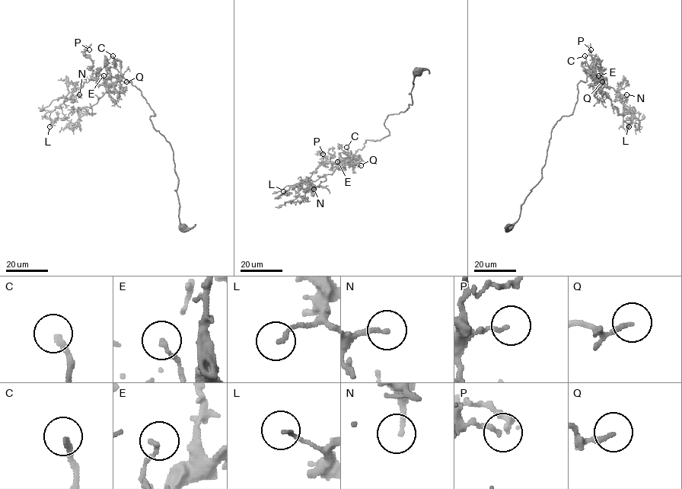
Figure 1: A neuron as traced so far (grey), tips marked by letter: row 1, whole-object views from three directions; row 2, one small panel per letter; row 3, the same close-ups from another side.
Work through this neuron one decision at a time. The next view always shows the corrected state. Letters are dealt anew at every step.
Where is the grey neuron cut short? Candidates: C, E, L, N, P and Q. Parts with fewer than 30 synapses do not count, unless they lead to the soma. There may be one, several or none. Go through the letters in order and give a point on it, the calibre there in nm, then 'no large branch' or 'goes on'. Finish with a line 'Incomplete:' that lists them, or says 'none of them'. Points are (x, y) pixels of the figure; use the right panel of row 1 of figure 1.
C: (584, 55) | 180 nm | goes on
E: (598, 75) | 170 nm | no large branch
L: (629, 126) | 130 nm | no large branch
N: (626, 94) | 150 nm | no large branch
P: (591, 49) | 130 nm | no large branch
Q: (602, 81) | 160 nm | no large branch
Incomplete: C

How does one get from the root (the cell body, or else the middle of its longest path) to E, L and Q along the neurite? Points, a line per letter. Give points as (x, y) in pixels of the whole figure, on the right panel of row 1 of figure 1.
E: (510, 228), (541, 178), (553, 125), (572, 113), (578, 84), (591, 74), (599, 85), (598, 75)
L: (510, 228), (580, 81), (591, 74), (613, 87), (629, 126)
Q: (510, 228), (541, 178), (553, 125), (573, 111), (578, 84), (585, 81), (590, 74), (602, 81)

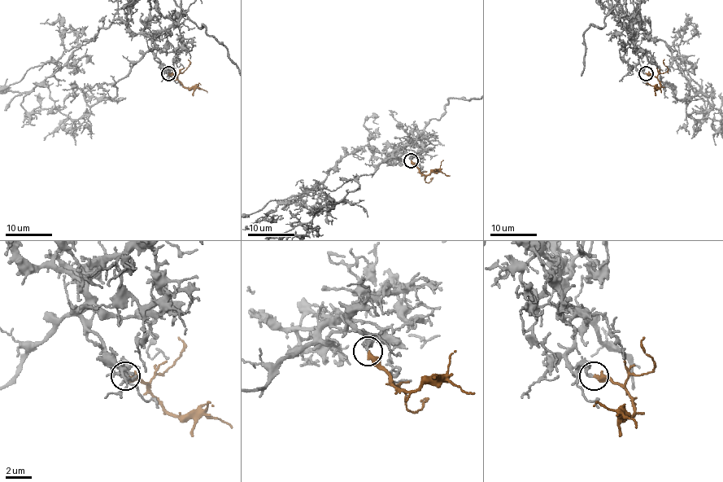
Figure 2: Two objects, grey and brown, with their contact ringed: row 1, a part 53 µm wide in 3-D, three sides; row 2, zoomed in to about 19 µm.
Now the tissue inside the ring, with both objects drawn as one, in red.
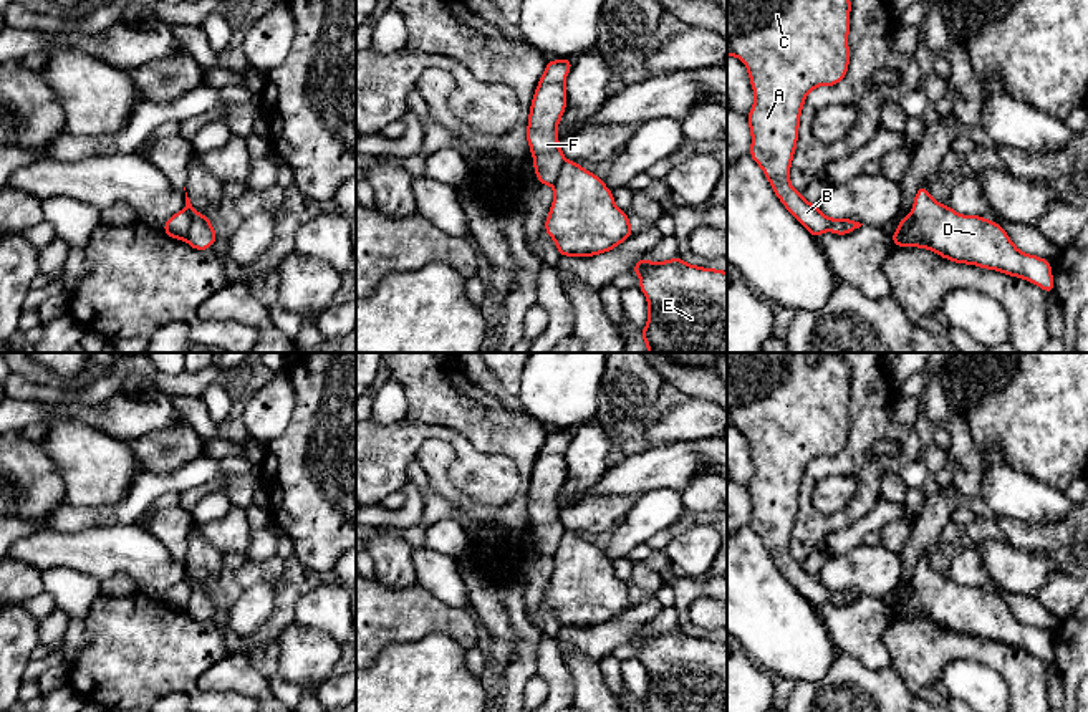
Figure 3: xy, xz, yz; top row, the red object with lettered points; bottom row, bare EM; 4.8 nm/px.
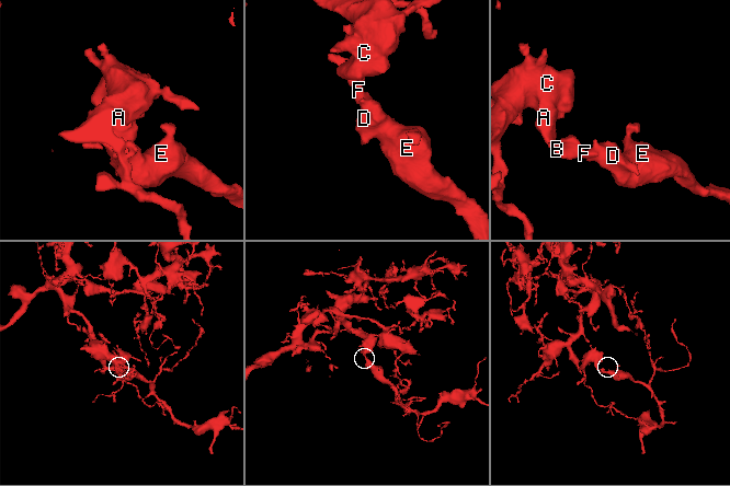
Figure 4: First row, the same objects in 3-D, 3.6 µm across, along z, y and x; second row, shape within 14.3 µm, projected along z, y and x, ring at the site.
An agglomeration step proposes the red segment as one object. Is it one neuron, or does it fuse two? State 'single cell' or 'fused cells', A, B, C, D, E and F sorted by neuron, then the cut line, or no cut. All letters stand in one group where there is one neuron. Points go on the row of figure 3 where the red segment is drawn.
fused cells | A B C F / D E | xy (184, 209), (189, 216), (186, 239)

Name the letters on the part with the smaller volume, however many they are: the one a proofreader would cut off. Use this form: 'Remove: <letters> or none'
Remove: D, E

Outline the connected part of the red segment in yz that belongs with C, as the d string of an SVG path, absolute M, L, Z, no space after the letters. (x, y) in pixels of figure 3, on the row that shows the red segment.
M727 0L727 56L744 61L755 94L747 116L752 132L749 154L785 209L816 238L826 230L846 235L863 225L825 217L792 187L788 177L806 94L816 86L838 84L848 71L850 10L850 0Z

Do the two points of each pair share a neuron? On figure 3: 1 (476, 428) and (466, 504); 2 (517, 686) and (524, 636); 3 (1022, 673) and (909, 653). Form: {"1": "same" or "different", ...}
{"1": "same", "2": "same", "3": "same"}

